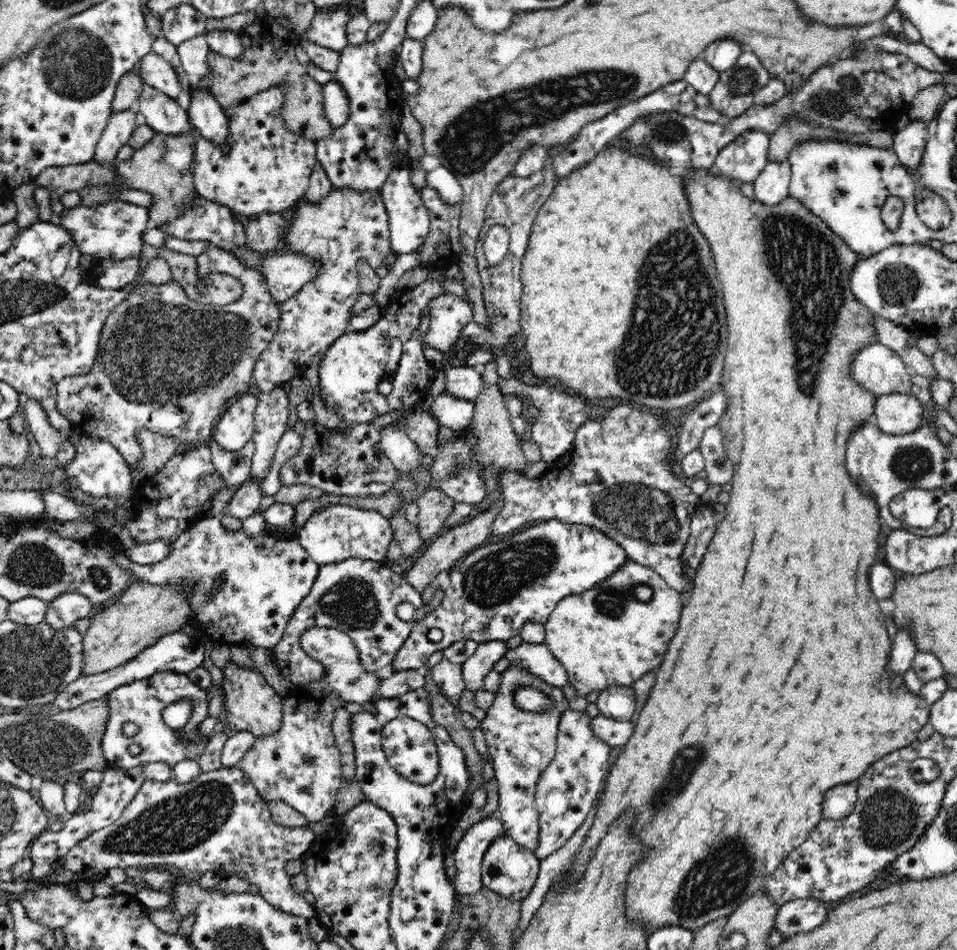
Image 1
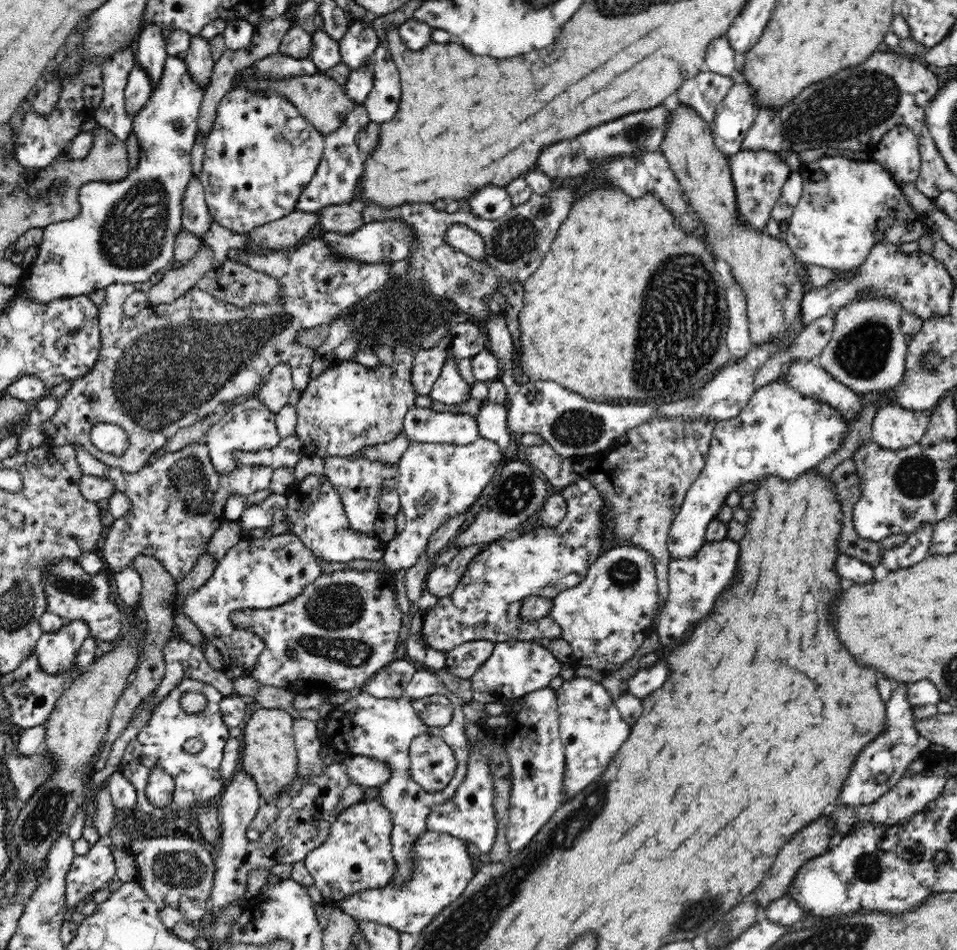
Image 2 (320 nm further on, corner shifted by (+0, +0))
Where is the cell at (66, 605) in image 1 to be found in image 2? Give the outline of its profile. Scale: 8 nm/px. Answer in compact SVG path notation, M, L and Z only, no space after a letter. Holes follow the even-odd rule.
M72 620L56 632L43 632L35 645L40 668L46 674L68 672L76 662L76 652L86 638L89 626L83 620Z

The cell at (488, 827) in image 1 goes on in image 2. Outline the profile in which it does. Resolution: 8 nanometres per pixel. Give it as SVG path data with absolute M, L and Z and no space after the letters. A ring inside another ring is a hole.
M426 828L413 844L414 868L403 885L390 883L384 888L355 892L334 907L355 920L373 920L400 933L419 933L443 908L456 900L473 879L476 872L466 845L455 836Z

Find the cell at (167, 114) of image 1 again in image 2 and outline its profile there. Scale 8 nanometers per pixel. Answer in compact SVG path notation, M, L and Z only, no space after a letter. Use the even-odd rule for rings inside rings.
M142 23L137 39L134 46L136 60L152 79L152 88L154 88L160 82L165 60L169 55L162 27L152 23Z

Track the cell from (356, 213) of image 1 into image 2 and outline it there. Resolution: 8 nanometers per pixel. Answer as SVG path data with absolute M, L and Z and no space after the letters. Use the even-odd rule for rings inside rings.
M284 362L277 364L270 372L269 378L258 390L258 399L273 413L280 412L288 405L294 393L291 368Z

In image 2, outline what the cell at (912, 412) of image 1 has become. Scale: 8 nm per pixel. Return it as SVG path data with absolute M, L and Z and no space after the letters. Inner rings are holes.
M897 404L880 406L871 421L871 438L886 450L908 448L920 442L928 423L929 416L922 411L902 408Z

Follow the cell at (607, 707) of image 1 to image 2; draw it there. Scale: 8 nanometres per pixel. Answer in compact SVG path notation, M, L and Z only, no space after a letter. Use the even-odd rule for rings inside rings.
M666 660L656 661L647 669L640 669L633 677L627 680L628 688L638 699L644 700L649 694L660 688L660 684L666 682L670 674L670 667Z

